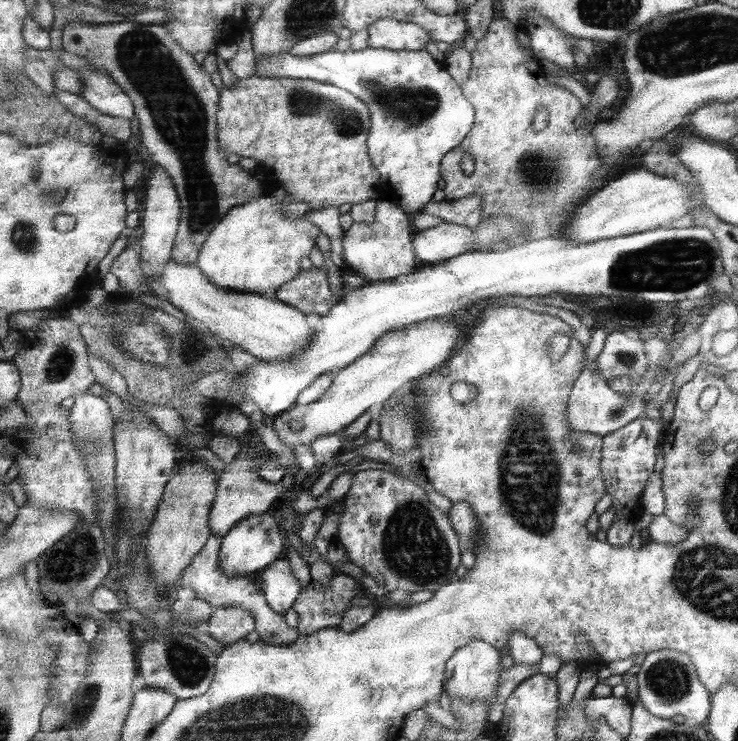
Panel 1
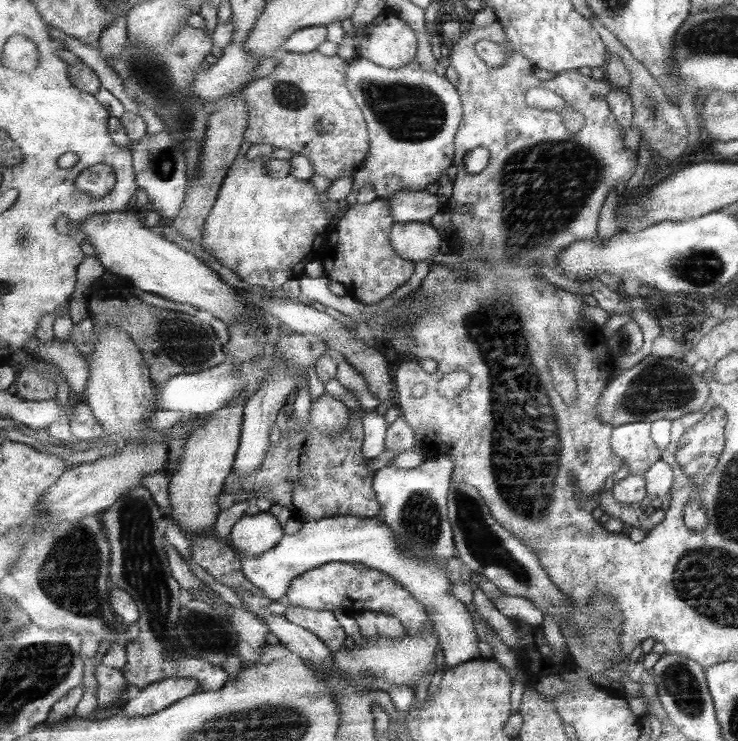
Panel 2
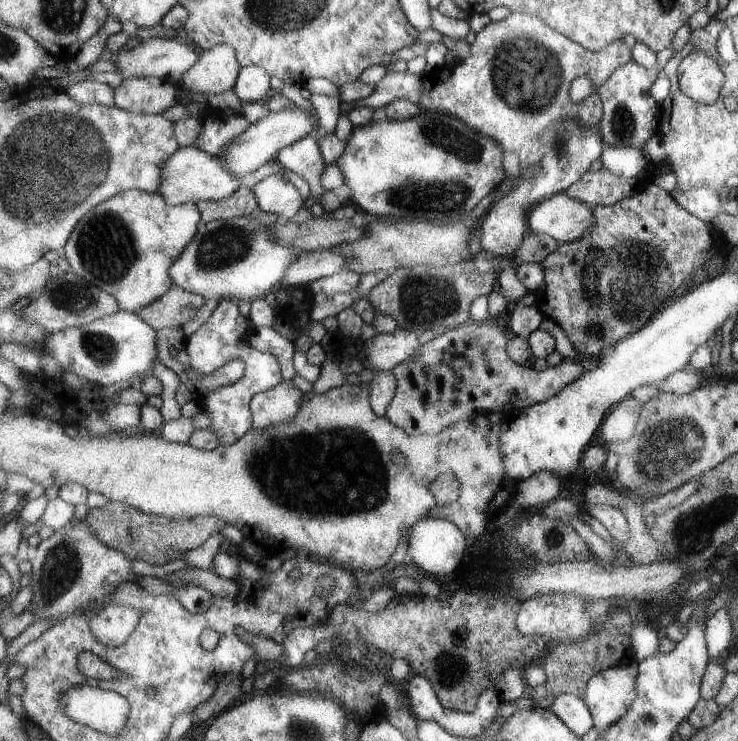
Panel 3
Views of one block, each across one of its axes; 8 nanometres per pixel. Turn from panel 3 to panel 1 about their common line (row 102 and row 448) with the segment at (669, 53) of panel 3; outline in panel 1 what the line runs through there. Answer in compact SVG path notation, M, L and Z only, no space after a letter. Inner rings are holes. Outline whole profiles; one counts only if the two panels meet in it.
M647 416L641 418L641 420L635 420L633 424L605 436L605 448L603 448L603 462L601 462L601 470L603 470L603 476L607 480L605 484L605 490L607 494L613 496L613 508L615 508L615 518L613 522L617 520L625 520L625 522L637 522L643 514L645 514L645 506L643 506L643 498L645 498L645 490L649 488L649 480L653 478L655 474L655 464L657 464L657 448L659 448L659 440L663 436L663 428L659 424L659 420L649 420Z

